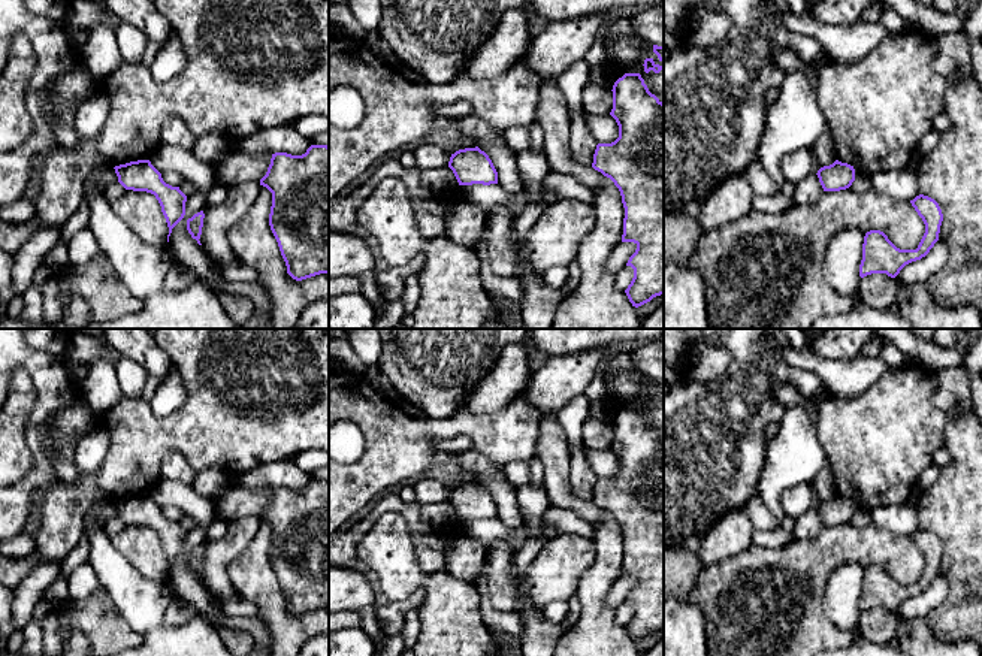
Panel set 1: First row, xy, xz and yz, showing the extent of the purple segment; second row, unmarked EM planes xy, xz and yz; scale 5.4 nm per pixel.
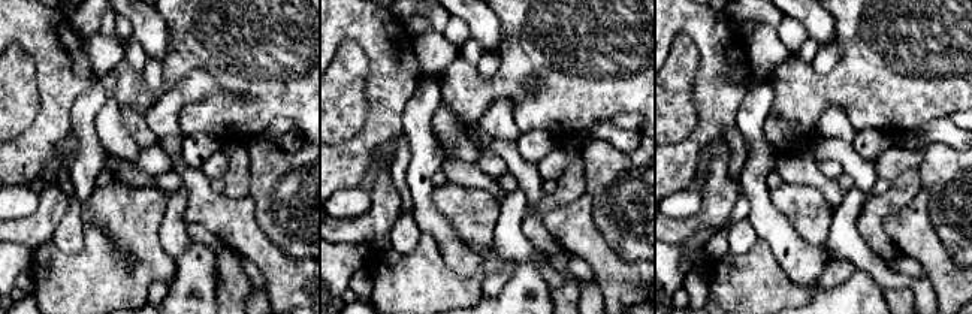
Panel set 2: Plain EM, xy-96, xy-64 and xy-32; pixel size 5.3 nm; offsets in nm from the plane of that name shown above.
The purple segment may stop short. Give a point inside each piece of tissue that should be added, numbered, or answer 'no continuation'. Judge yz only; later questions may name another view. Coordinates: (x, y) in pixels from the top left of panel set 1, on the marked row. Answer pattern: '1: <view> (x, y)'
no continuation

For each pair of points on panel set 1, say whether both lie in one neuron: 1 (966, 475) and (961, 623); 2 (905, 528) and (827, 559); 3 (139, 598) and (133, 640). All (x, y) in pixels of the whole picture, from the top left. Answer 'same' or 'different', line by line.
1: same
2: different
3: different

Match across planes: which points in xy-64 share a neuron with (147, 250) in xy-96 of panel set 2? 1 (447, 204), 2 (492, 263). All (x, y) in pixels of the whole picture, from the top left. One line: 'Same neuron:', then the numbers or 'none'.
Same neuron: 1, 2

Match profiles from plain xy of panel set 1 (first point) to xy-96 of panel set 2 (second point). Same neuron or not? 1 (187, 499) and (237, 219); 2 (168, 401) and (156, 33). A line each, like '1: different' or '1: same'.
1: same
2: different

